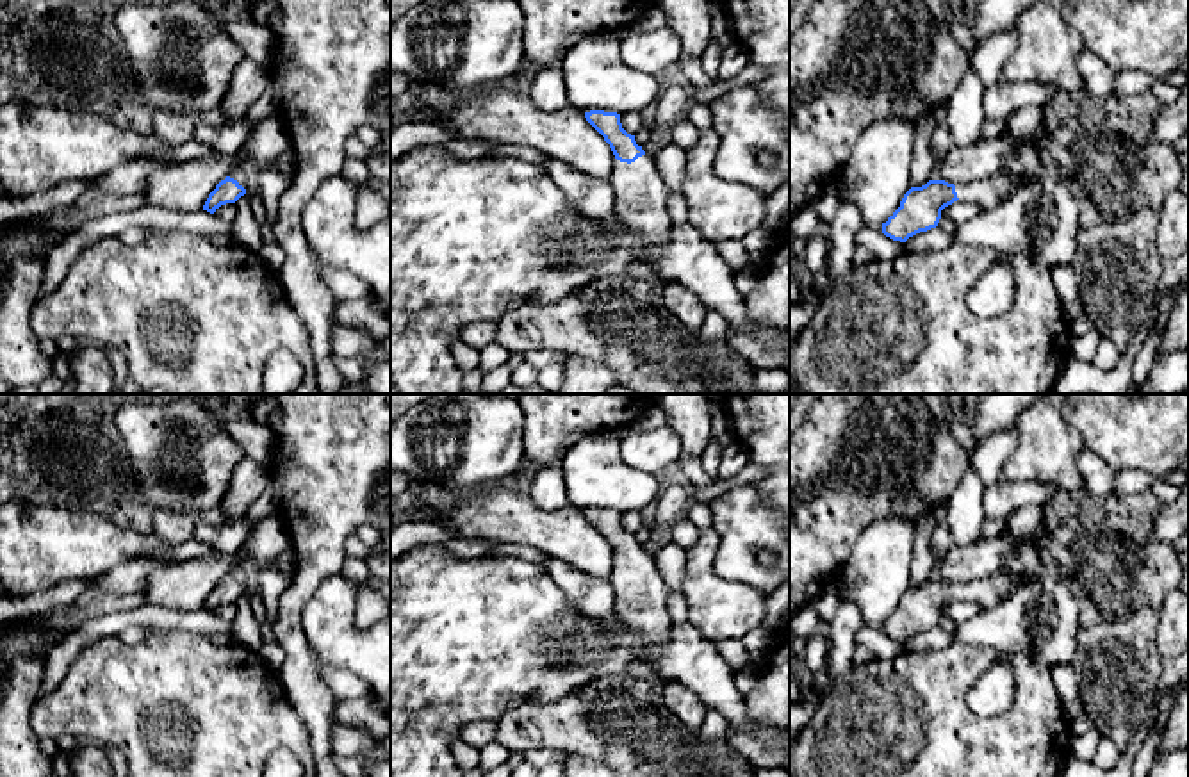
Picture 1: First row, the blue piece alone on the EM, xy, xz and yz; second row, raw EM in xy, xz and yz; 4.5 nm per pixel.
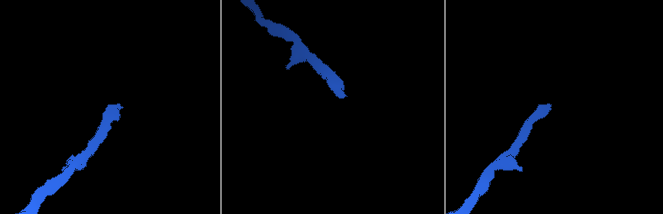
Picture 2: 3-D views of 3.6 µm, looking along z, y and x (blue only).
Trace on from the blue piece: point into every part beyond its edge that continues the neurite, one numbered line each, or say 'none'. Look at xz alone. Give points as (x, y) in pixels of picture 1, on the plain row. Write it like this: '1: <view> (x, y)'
1: xz (639, 592)

